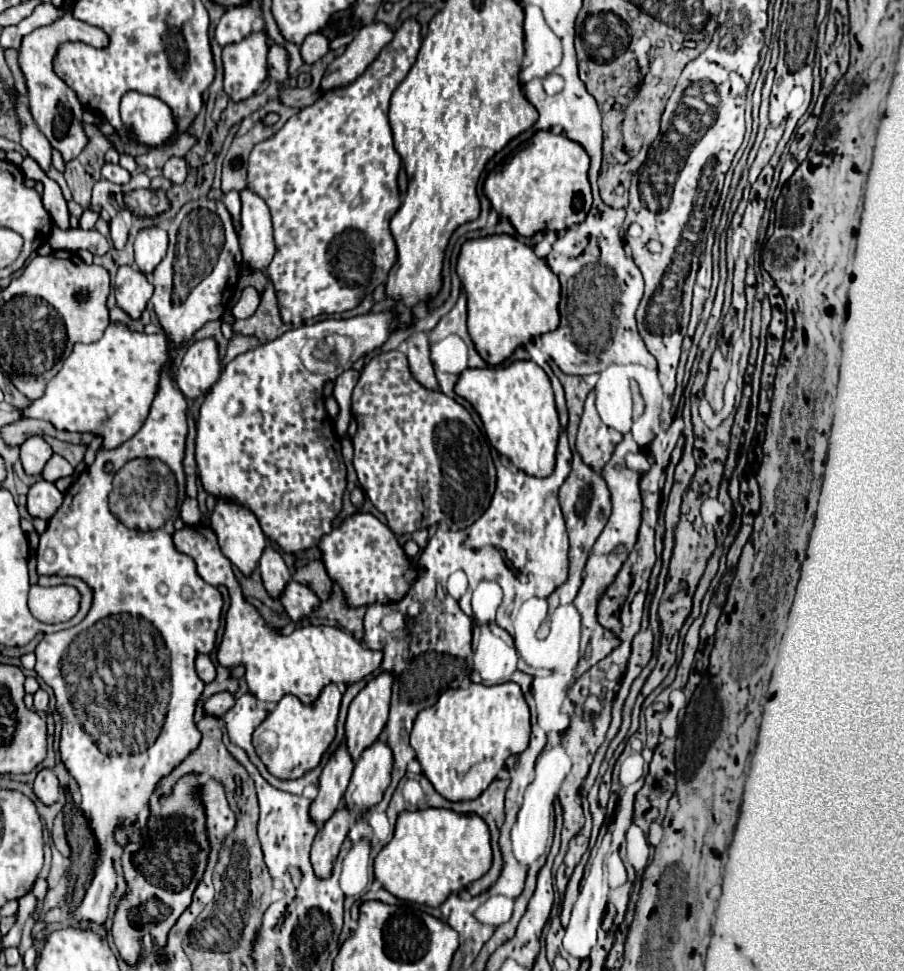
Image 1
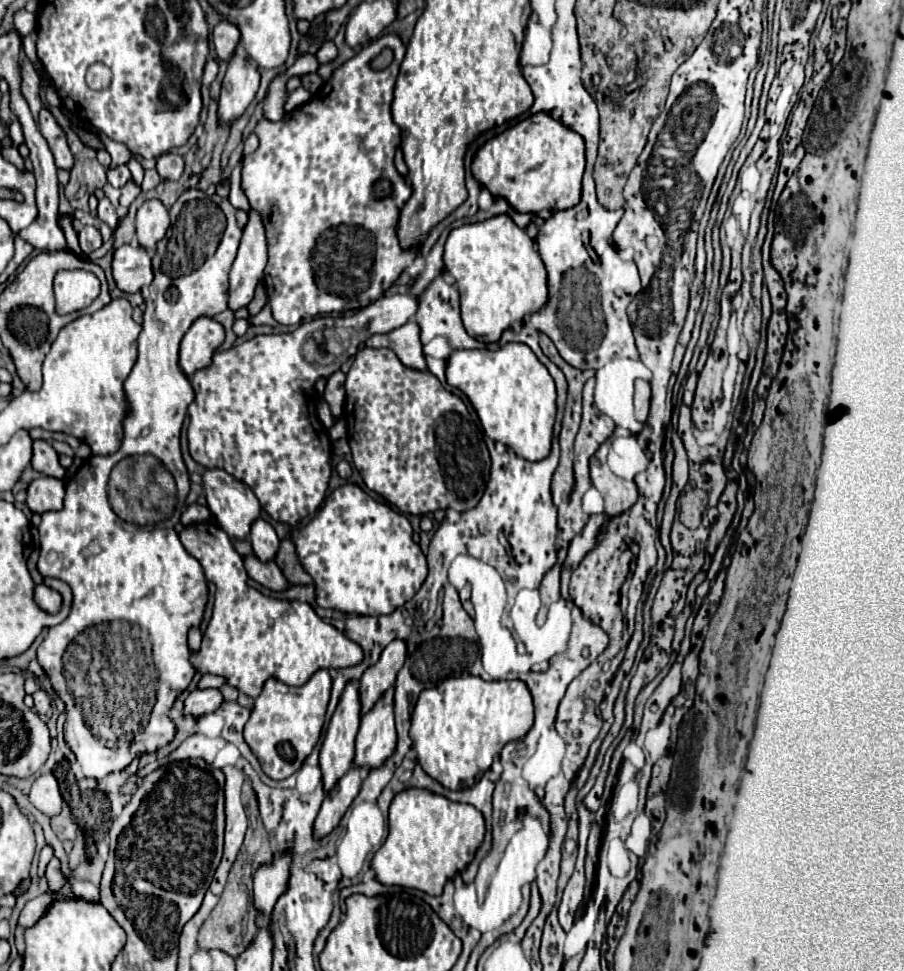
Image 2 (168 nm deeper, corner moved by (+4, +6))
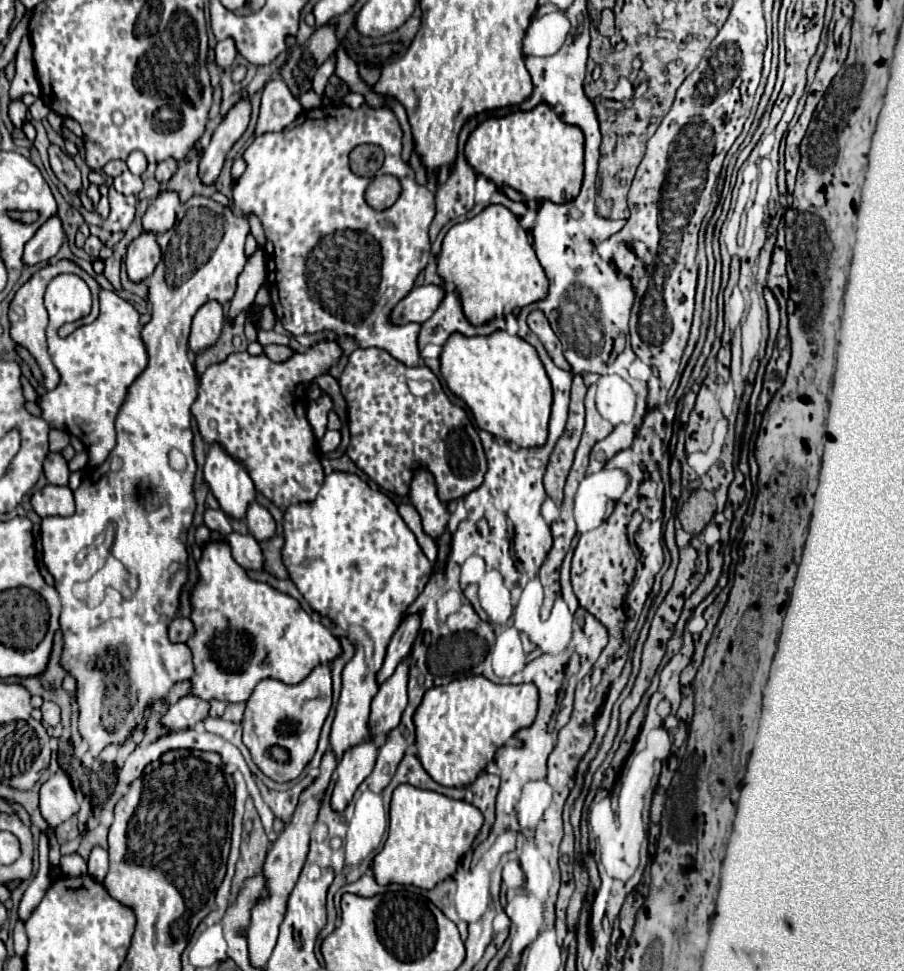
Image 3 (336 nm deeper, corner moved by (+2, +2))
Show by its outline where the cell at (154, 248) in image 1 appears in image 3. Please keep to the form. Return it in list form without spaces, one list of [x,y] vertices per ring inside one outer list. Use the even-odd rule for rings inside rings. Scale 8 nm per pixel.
[[[168,190],[168,192],[160,192],[156,196],[156,200],[150,202],[146,214],[142,216],[142,224],[144,230],[150,232],[166,232],[174,226],[176,222],[176,208],[178,208],[180,200],[178,200],[178,192]]]

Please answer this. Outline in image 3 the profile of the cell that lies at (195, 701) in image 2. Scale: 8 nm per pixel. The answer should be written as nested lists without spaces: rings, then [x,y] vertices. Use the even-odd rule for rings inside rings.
[[[182,696],[176,704],[170,704],[168,712],[160,718],[160,724],[170,732],[192,728],[196,722],[208,716],[208,710],[210,704],[206,700],[200,700],[196,696]]]

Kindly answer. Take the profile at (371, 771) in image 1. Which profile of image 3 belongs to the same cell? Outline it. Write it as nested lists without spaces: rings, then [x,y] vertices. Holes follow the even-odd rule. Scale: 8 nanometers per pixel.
[[[404,658],[394,674],[380,684],[378,694],[372,700],[372,714],[370,714],[370,736],[388,736],[396,724],[400,724],[400,716],[408,704],[408,668],[410,660]]]

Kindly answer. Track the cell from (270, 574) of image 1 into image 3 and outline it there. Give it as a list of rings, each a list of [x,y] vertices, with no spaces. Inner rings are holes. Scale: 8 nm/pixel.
[[[256,500],[246,510],[246,524],[258,542],[266,540],[268,536],[274,536],[274,530],[276,530],[272,514],[262,504],[258,504]]]

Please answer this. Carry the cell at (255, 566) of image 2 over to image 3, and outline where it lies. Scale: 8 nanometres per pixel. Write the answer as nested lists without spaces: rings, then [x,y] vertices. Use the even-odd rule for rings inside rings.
[[[230,532],[226,536],[226,544],[232,550],[232,558],[246,570],[262,570],[264,564],[260,564],[260,560],[264,560],[260,556],[260,544],[252,534],[238,534],[238,532]]]

